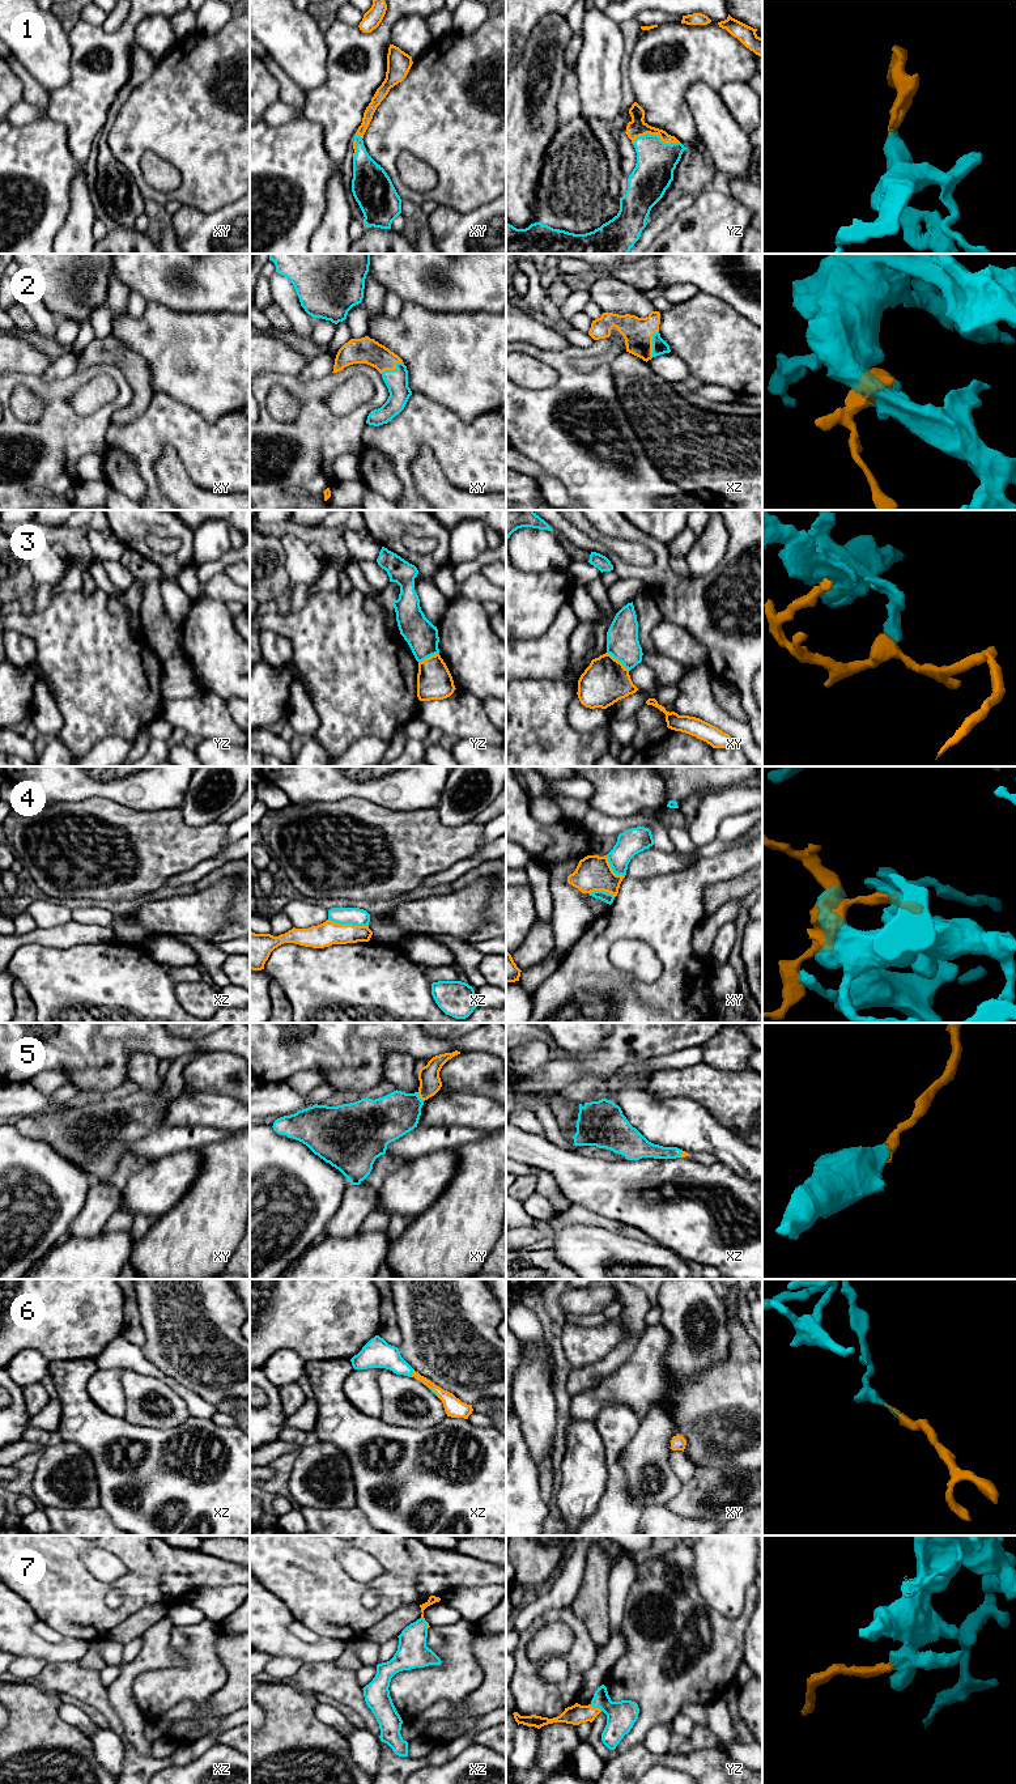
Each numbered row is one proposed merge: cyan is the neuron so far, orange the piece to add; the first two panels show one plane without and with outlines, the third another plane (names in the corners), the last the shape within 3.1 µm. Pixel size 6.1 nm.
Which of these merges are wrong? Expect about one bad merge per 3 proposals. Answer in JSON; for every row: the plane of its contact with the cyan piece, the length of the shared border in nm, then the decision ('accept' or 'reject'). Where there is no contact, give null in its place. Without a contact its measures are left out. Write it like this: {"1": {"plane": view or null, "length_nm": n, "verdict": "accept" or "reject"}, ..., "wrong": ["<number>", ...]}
{"1": {"plane": "yz", "length_nm": 280, "verdict": "accept"}, "2": {"plane": "xz", "length_nm": 170, "verdict": "accept"}, "3": {"plane": "xy", "length_nm": 180, "verdict": "reject"}, "4": {"plane": "xz", "length_nm": 260, "verdict": "reject"}, "5": {"plane": "xy", "length_nm": 70, "verdict": "accept"}, "6": {"plane": "xz", "length_nm": 50, "verdict": "accept"}, "7": {"plane": "yz", "length_nm": 90, "verdict": "accept"}, "wrong": ["3", "4"]}

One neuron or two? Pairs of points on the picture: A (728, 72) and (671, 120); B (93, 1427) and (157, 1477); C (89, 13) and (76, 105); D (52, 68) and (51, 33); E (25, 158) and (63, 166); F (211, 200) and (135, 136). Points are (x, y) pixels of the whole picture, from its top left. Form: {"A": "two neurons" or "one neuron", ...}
{"A": "one neuron", "B": "one neuron", "C": "two neurons", "D": "one neuron", "E": "one neuron", "F": "one neuron"}

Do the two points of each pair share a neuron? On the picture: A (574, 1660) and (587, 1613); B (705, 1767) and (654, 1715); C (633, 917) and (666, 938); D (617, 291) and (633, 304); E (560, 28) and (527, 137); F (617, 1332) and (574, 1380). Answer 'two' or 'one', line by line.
A: two
B: two
C: one
D: one
E: one
F: two

